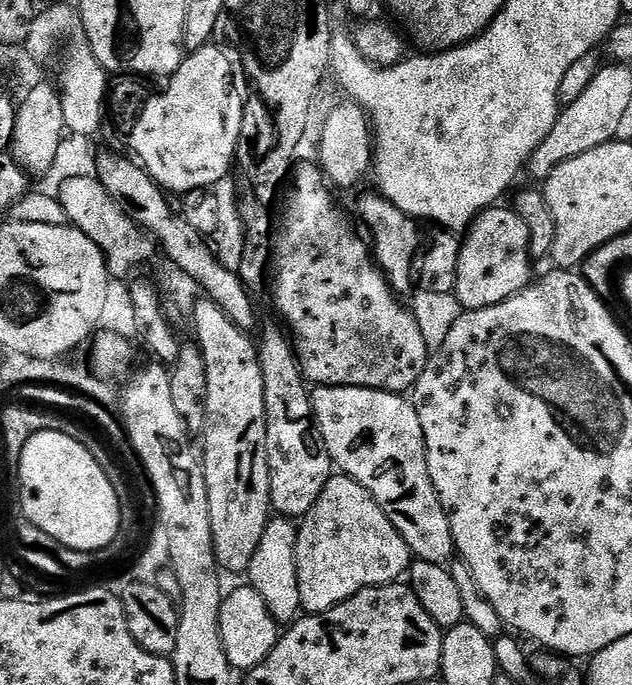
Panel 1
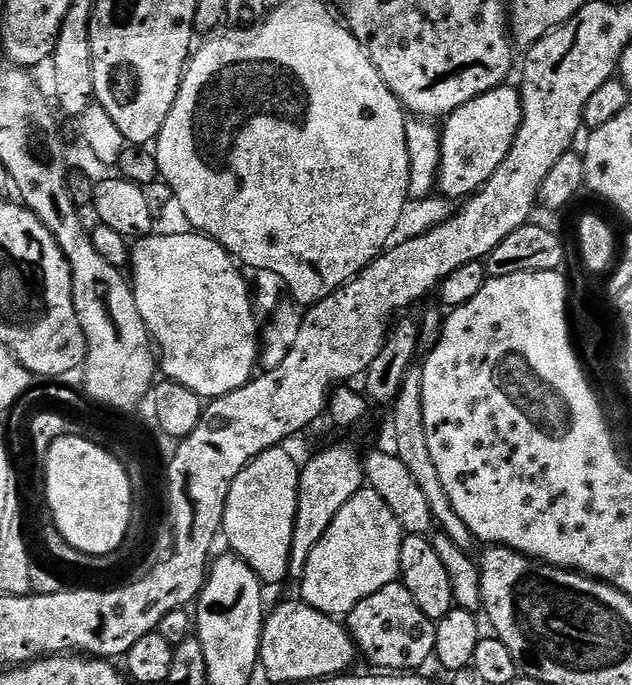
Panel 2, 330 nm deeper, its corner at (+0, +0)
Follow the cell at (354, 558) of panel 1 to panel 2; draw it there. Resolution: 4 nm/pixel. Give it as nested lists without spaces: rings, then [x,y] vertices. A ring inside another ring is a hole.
[[[371,486],[360,489],[330,522],[330,530],[322,534],[322,542],[314,546],[310,562],[299,577],[299,599],[327,616],[346,618],[370,594],[378,594],[382,586],[397,583],[400,575],[400,551],[405,538],[394,510]]]

